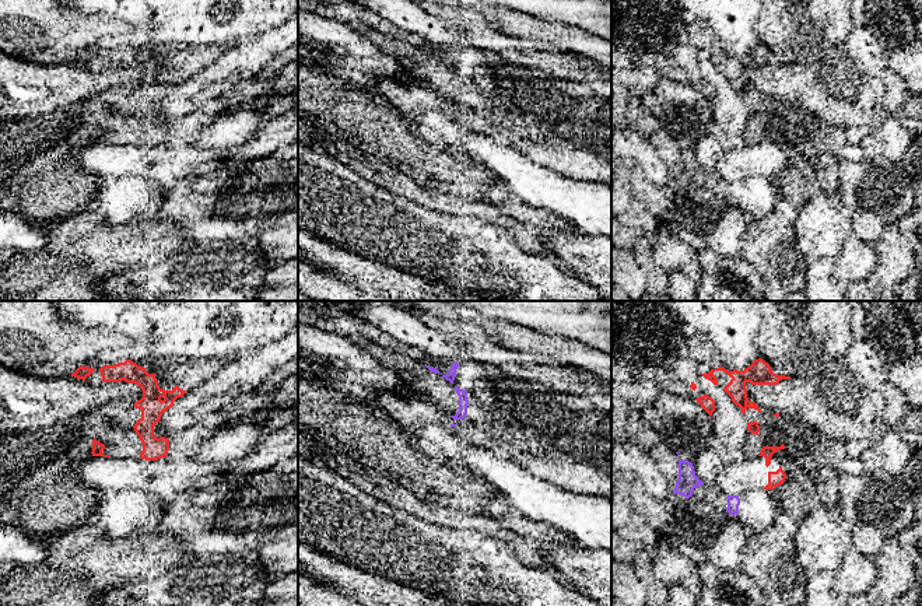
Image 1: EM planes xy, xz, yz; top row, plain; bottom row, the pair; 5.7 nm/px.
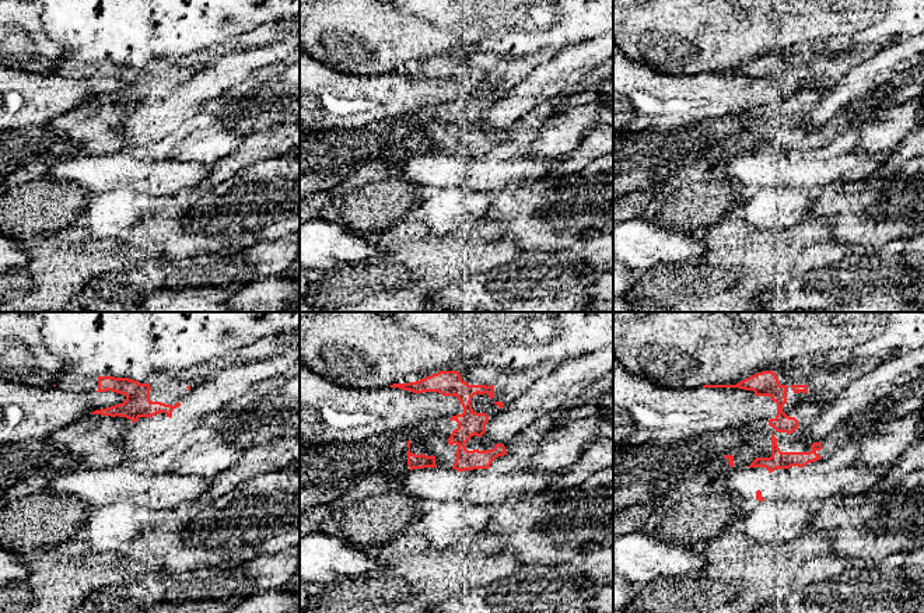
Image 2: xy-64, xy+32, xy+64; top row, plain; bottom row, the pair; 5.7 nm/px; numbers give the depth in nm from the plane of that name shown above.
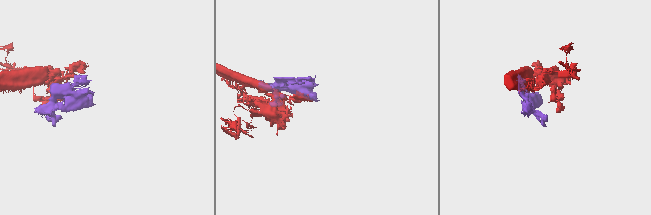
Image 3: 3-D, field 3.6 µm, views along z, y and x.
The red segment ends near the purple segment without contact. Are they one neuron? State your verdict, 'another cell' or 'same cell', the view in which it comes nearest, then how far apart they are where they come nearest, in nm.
another cell | yz | 150 nm

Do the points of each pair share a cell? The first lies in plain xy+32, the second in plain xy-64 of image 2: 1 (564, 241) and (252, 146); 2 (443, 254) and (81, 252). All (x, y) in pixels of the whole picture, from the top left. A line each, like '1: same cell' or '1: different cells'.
1: different cells
2: same cell

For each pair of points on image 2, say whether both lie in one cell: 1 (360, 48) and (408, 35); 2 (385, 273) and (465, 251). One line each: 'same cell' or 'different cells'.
1: same cell
2: same cell

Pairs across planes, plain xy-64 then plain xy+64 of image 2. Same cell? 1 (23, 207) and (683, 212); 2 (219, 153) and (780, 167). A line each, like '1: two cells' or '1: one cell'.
1: one cell
2: two cells

